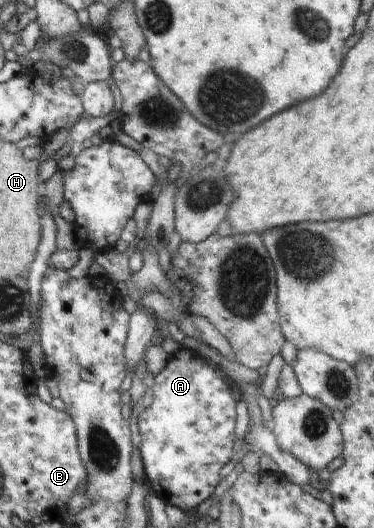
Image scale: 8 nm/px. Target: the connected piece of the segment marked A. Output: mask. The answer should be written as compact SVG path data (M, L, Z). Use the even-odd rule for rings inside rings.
M181 348L175 355L170 357L167 365L154 375L155 384L152 386L153 389L153 401L151 405L147 408L141 408L141 413L138 416L138 427L141 434L140 443L140 457L142 459L142 466L145 470L146 483L152 486L151 491L153 491L158 497L163 499L163 501L169 505L174 505L179 507L184 512L191 507L201 506L202 503L211 495L215 487L219 484L221 478L219 477L219 471L223 465L228 463L231 458L234 457L233 445L235 445L235 421L236 421L236 411L235 407L237 401L233 399L231 393L229 392L229 387L227 387L228 377L222 378L216 368L209 367L207 362L199 353L193 350Z

